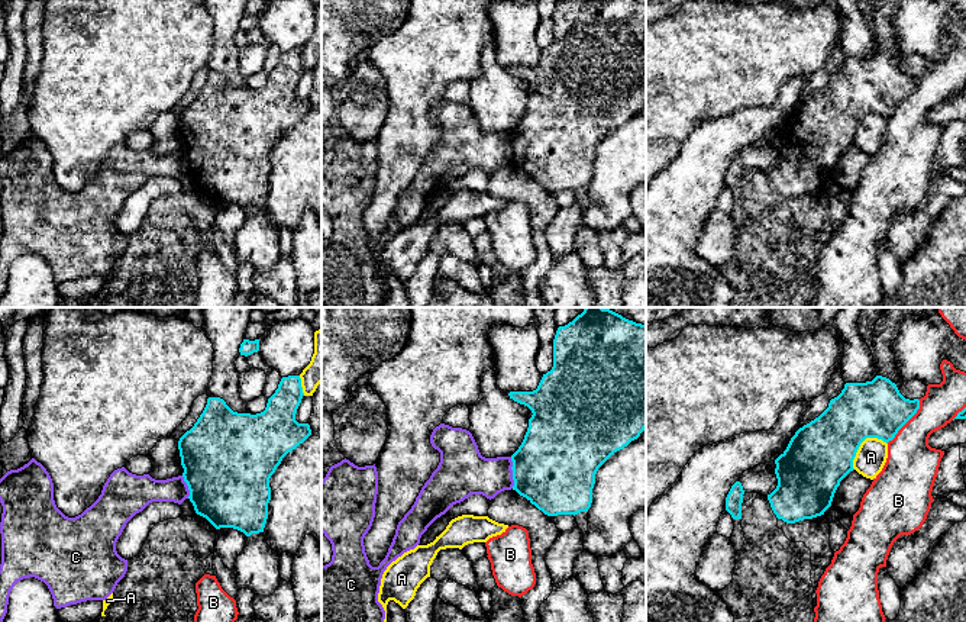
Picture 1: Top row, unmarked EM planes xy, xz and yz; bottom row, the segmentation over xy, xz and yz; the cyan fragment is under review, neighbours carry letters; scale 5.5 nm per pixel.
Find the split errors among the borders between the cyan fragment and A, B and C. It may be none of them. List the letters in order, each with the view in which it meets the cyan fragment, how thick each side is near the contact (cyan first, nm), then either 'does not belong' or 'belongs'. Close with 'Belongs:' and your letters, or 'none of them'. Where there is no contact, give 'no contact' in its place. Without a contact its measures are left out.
A: yz | 360/170 nm | does not belong
B: yz | 320/280 nm | does not belong
C: xz | 460/240 nm | does not belong
Belongs: none of them

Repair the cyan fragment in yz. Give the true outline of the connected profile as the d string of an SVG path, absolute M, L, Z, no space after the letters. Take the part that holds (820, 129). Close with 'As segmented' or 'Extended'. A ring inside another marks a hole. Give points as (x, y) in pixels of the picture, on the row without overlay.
M876 51L866 58L846 58L841 68L814 96L799 103L786 125L775 135L776 164L768 170L778 194L795 199L824 190L831 181L840 157L853 146L853 135L866 113L889 117L917 88L920 75L905 74L895 58Z. As segmented

